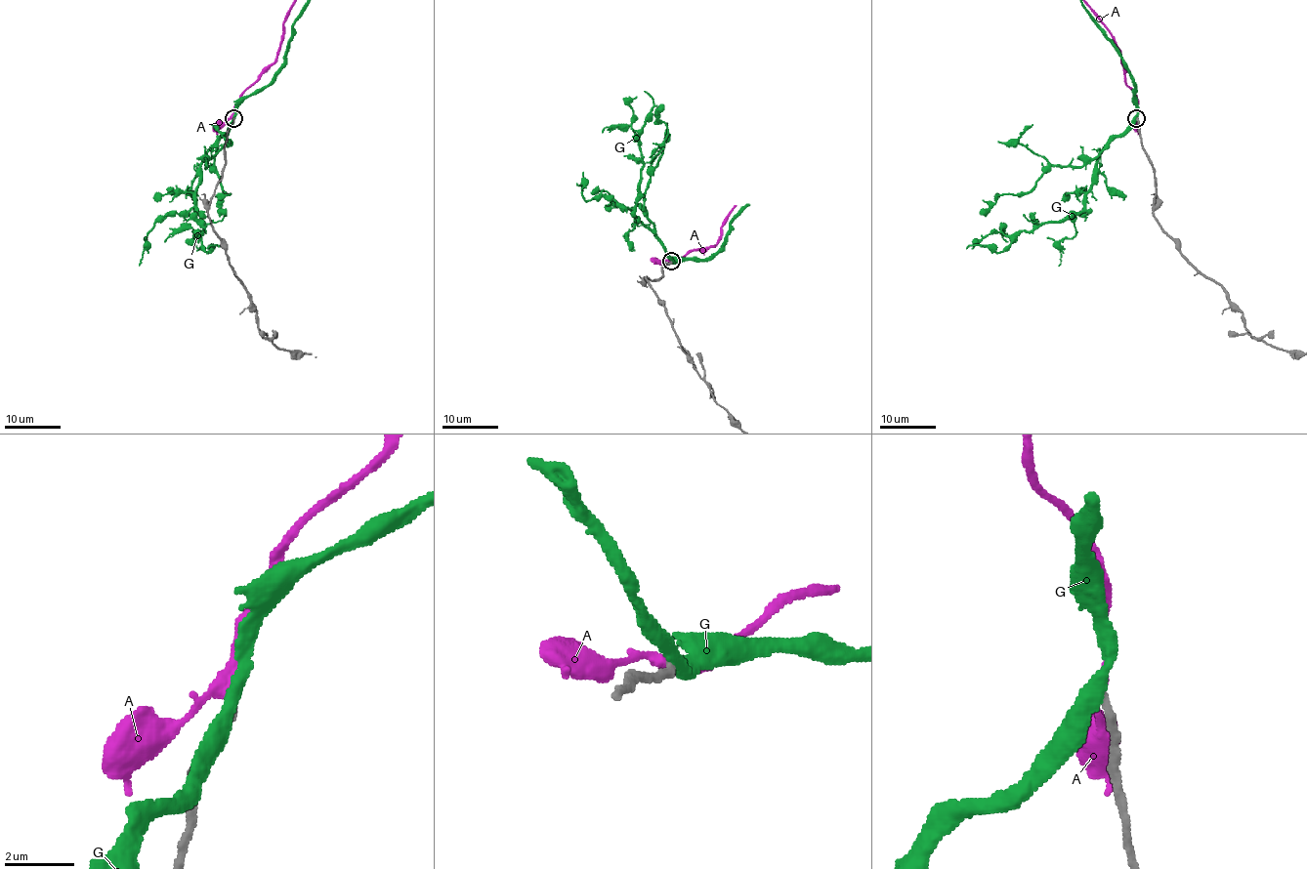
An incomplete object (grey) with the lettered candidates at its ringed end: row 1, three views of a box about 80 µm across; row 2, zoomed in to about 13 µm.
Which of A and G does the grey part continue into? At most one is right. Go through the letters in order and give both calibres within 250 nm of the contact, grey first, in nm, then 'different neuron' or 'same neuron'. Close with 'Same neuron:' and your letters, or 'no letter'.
A: 200 nm thick on the grey side, 300 nm on the other; same neuron
G: 200 nm thick on the grey side, 400 nm on the other; different neuron
Same neuron: A

